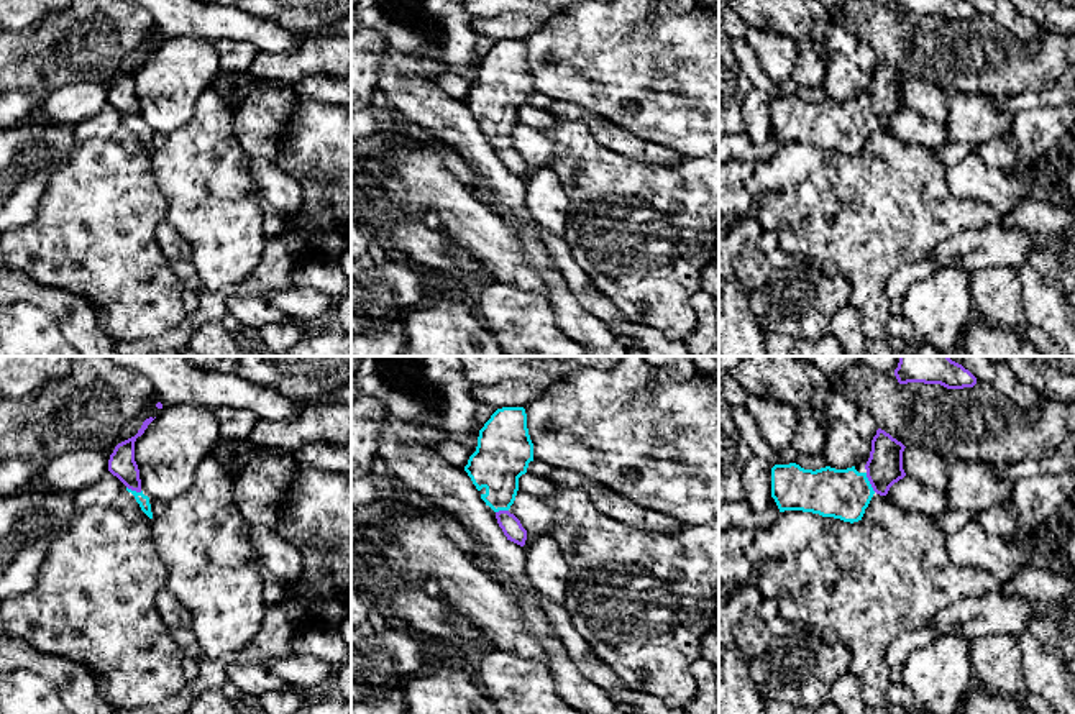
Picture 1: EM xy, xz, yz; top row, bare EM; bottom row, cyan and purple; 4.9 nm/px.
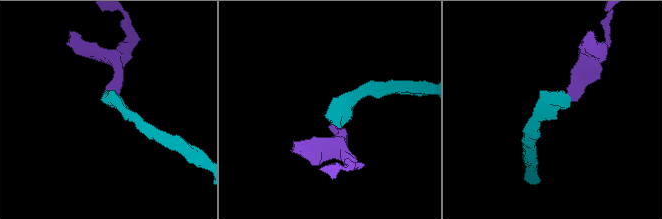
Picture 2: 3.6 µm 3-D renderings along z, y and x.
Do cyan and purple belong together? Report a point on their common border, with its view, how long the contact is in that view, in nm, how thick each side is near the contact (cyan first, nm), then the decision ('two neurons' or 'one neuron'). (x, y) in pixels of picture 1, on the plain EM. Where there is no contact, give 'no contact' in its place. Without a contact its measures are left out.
yz (869, 115) | 110 nm | 240/180 nm | one neuron

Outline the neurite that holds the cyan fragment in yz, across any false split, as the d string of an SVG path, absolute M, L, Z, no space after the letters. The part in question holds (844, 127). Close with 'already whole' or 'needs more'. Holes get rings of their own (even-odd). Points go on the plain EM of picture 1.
M878 61L871 72L865 105L855 98L835 102L804 102L796 95L771 100L771 130L780 144L803 143L844 154L862 153L873 126L886 128L890 120L906 108L904 77Z | needs more

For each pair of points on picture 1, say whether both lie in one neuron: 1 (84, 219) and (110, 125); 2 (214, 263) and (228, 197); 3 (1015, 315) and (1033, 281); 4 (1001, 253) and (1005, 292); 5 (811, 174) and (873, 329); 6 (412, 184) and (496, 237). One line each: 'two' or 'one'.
1: two
2: one
3: two
4: two
5: one
6: one

